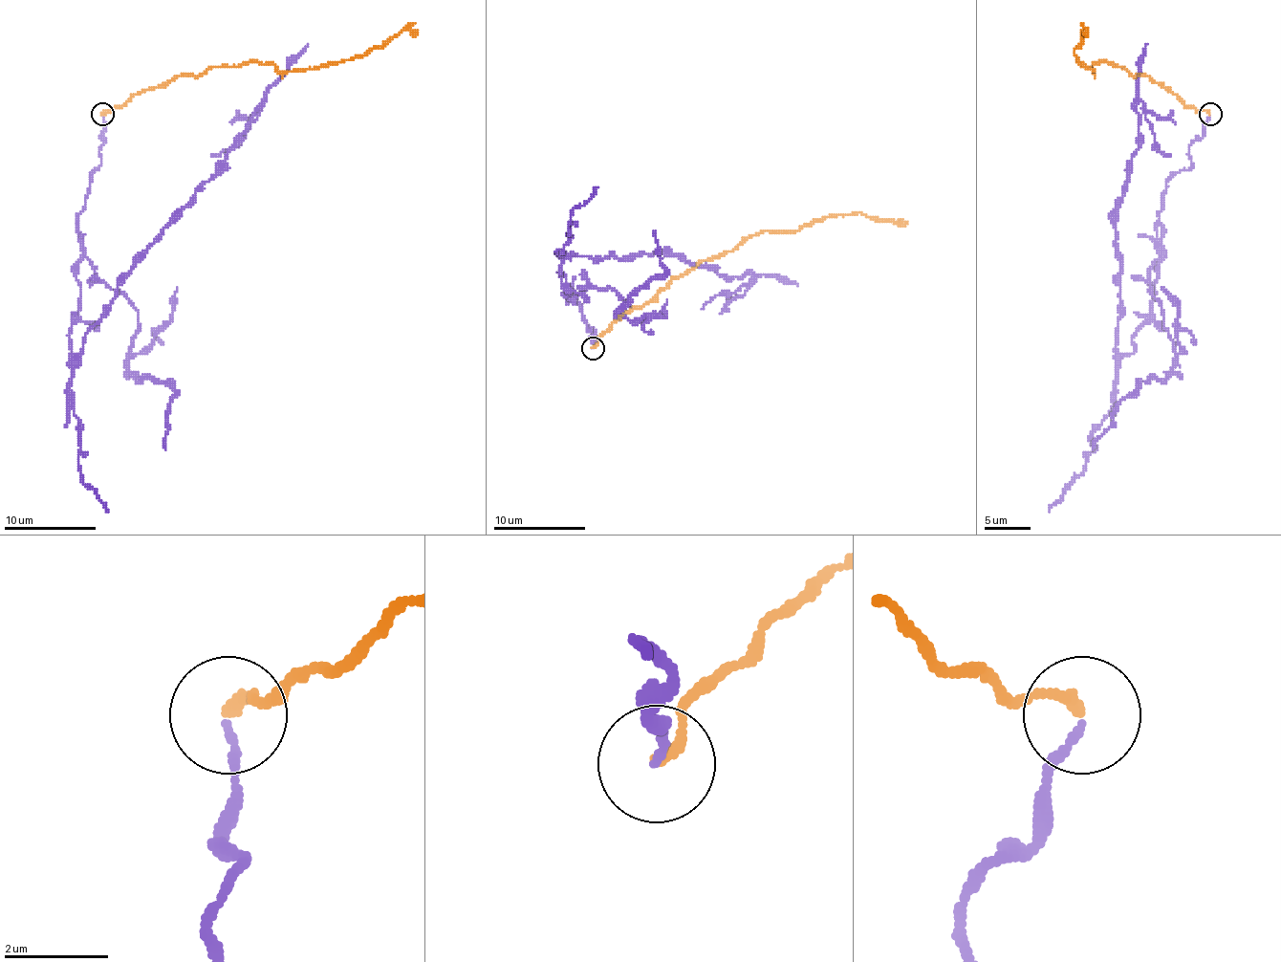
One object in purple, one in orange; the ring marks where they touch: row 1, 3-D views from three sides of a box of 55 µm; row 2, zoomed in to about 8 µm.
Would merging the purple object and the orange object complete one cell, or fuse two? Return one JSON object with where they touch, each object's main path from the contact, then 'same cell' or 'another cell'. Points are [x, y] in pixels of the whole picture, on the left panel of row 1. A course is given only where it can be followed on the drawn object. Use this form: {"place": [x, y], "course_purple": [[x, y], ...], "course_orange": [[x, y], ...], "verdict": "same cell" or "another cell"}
{"place": [102, 114], "course_purple": [[103, 115], [98, 167], [78, 216], [71, 353], [264, 101], [248, 131], [211, 156]], "course_orange": [[103, 115], [177, 76], [259, 62], [280, 71], [305, 71], [353, 59], [385, 46], [403, 30], [418, 34]], "verdict": "another cell"}

